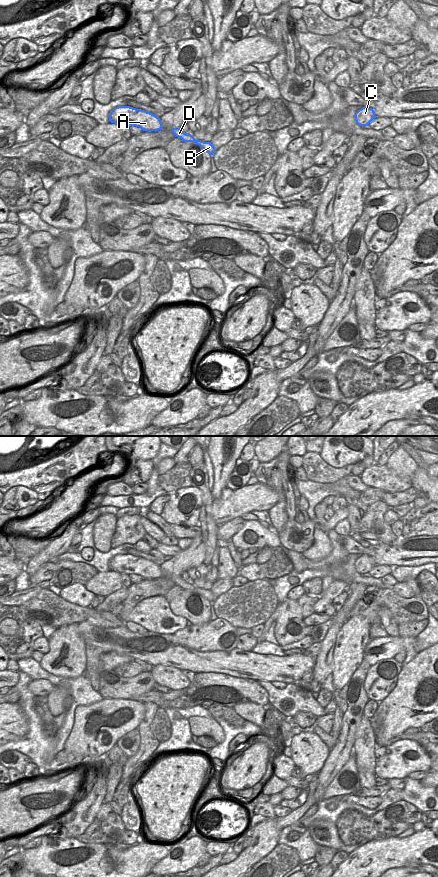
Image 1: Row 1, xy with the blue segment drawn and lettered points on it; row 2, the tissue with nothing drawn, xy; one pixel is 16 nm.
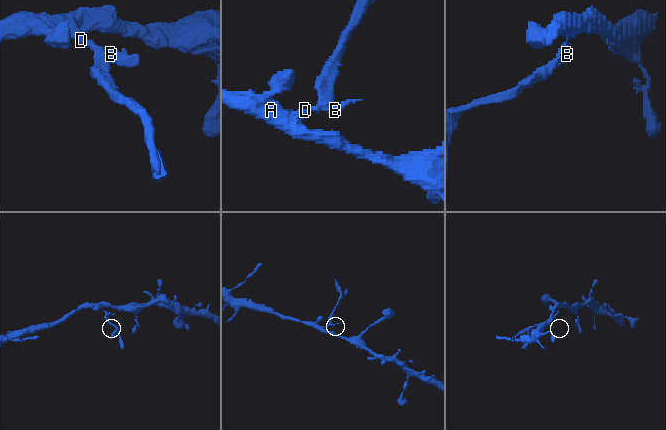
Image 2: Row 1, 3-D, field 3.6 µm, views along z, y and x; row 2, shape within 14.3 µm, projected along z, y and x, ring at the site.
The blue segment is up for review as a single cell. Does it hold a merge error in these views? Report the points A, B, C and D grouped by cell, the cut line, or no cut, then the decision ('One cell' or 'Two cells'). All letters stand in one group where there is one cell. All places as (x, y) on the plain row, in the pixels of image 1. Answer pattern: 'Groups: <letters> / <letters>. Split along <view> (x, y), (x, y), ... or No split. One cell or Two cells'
Groups: A C D / B. Split along xy (196, 588), (188, 589). Two cells.

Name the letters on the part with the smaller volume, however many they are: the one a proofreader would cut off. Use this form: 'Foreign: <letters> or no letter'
Foreign: B.

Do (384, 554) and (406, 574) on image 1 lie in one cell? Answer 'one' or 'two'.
two

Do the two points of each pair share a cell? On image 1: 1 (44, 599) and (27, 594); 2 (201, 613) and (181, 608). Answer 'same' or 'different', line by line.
1: different
2: same

